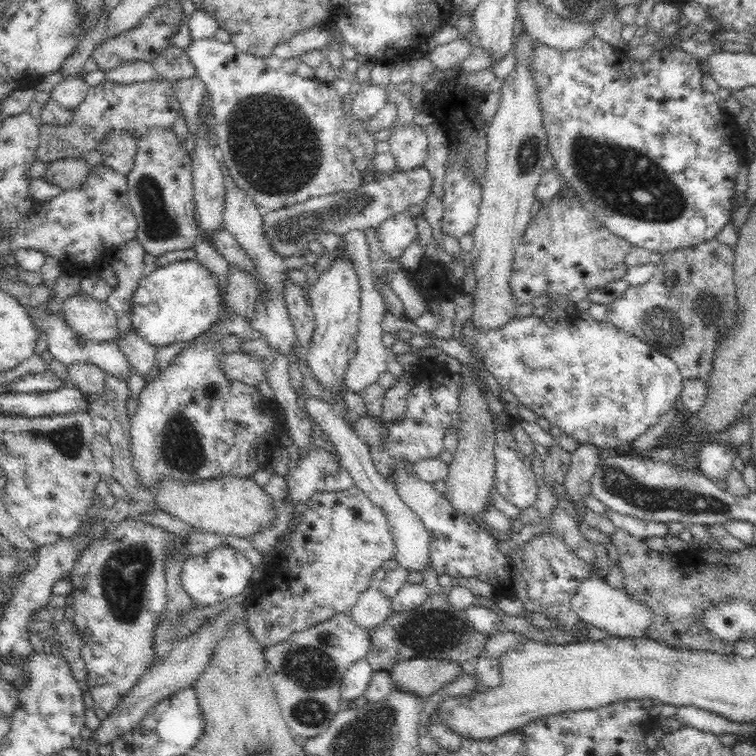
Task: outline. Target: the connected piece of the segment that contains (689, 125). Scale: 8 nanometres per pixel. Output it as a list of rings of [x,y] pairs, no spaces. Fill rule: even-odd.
[[[594,36],[584,48],[580,48],[580,50],[568,50],[568,52],[562,52],[560,50],[556,50],[554,48],[550,48],[545,44],[540,43],[537,39],[534,40],[536,43],[536,52],[534,52],[534,58],[530,58],[530,71],[534,73],[534,81],[536,81],[536,89],[538,89],[538,97],[540,97],[540,107],[542,107],[542,123],[548,135],[549,141],[549,150],[552,153],[552,157],[554,157],[554,167],[562,177],[564,177],[564,184],[570,185],[574,191],[576,191],[576,197],[580,199],[580,203],[590,211],[590,213],[594,214],[594,218],[598,219],[598,221],[604,223],[604,226],[614,235],[618,235],[622,238],[625,238],[626,241],[632,243],[632,246],[642,246],[642,248],[648,248],[652,252],[658,251],[660,254],[664,254],[670,252],[671,250],[681,249],[687,246],[692,246],[709,238],[715,237],[716,234],[719,233],[721,228],[727,222],[730,216],[730,198],[732,198],[734,186],[734,178],[736,178],[736,173],[738,172],[738,164],[740,160],[738,160],[738,152],[736,150],[724,150],[724,144],[730,144],[730,146],[734,146],[734,142],[730,140],[730,138],[726,138],[724,136],[724,128],[728,126],[728,122],[726,122],[726,118],[724,118],[724,113],[718,107],[718,99],[715,93],[708,92],[701,85],[701,78],[704,72],[701,69],[700,60],[692,57],[689,53],[686,53],[682,48],[681,49],[670,49],[664,48],[660,50],[656,50],[646,62],[630,62],[630,59],[627,57],[625,51],[618,50],[612,44],[608,44],[603,40],[600,40],[598,37]]]

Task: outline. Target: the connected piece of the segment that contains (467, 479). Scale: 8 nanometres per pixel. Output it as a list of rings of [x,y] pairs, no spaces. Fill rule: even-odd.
[[[465,376],[465,384],[461,389],[461,426],[457,432],[457,449],[453,454],[453,462],[449,465],[446,478],[448,490],[445,498],[450,506],[467,520],[478,521],[489,506],[489,495],[493,490],[495,478],[495,460],[493,457],[492,414],[488,410],[487,400],[480,394],[478,387],[473,385],[471,378]]]

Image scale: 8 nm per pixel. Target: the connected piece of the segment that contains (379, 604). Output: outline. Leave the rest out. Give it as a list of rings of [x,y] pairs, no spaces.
[[[376,584],[360,593],[350,615],[359,626],[370,630],[386,622],[392,614],[392,599],[384,596]]]

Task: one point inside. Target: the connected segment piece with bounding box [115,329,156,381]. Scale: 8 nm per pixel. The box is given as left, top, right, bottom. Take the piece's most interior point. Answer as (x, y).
(141, 356)

